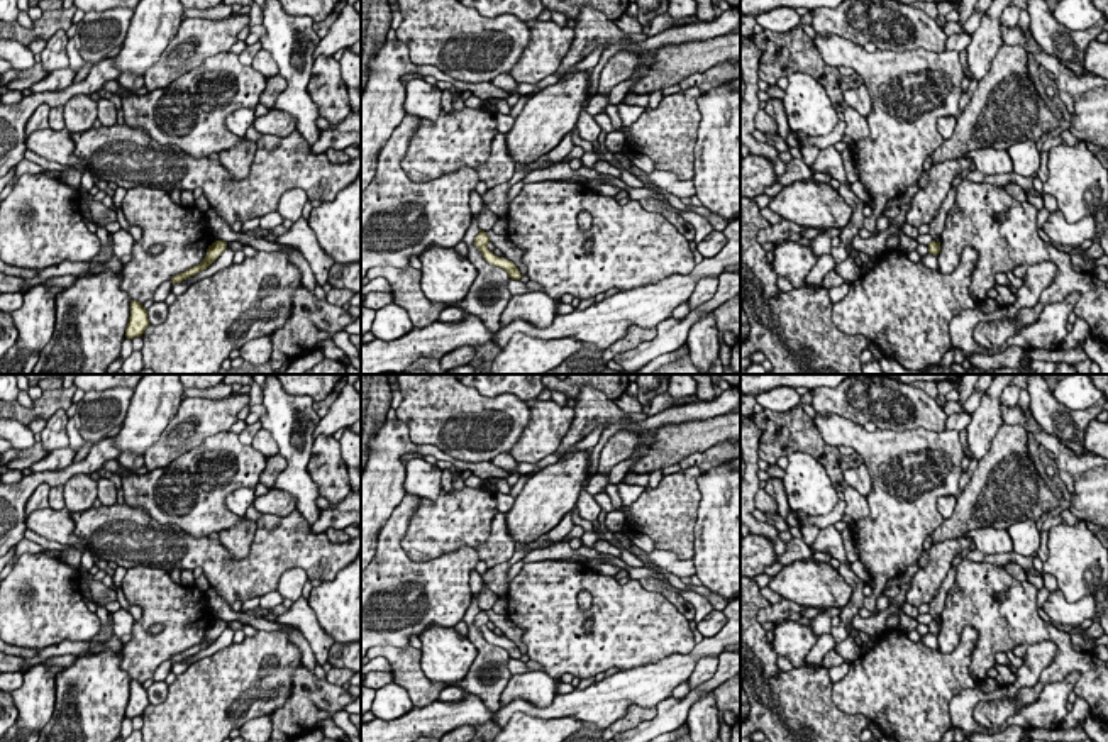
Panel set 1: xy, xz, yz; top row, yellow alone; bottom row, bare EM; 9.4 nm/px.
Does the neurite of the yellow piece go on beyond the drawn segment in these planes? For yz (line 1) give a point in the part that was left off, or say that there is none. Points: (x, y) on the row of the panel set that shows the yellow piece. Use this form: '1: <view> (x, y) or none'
1: none

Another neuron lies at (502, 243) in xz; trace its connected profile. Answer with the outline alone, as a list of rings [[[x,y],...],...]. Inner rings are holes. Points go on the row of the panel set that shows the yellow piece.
[[[486,230],[486,234],[490,237],[490,242],[503,252],[503,259],[512,261],[518,268],[520,274],[527,274],[527,268],[522,263],[524,251],[515,247],[510,242],[508,235],[498,235],[493,230]]]

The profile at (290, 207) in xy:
[[[293,188],[281,195],[276,212],[283,217],[283,220],[296,222],[302,219],[307,202],[307,193],[302,188]]]

